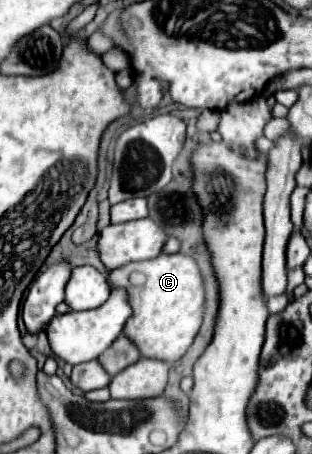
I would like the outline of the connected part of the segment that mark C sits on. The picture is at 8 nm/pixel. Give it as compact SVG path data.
M160 253L154 259L110 271L108 285L110 289L124 289L130 299L132 315L126 321L124 335L130 335L130 339L138 343L142 357L174 363L186 353L202 325L204 311L204 289L194 259L182 253Z

